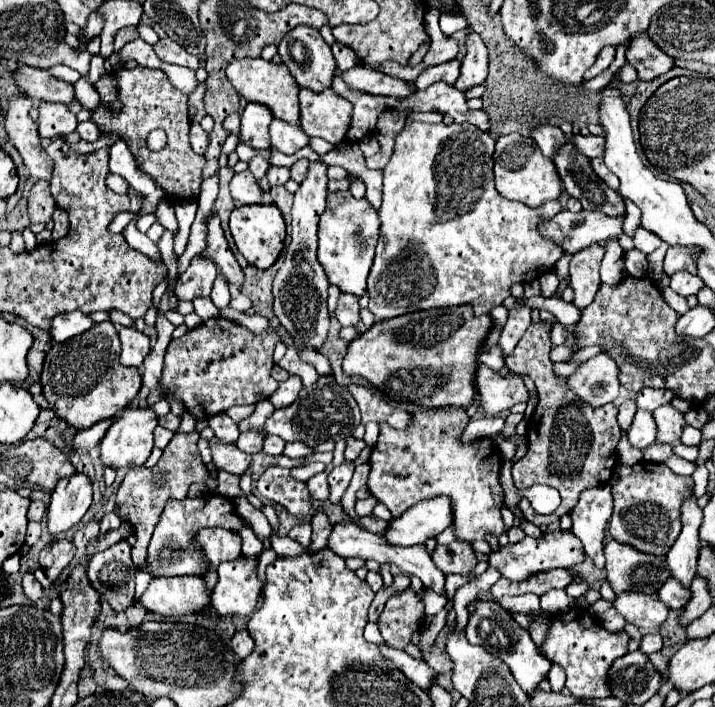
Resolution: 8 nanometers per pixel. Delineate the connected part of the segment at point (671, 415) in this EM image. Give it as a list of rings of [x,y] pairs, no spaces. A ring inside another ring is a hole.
[[[671,405],[657,407],[657,411],[653,411],[653,417],[657,421],[657,443],[673,443],[681,437],[685,421],[683,415]]]

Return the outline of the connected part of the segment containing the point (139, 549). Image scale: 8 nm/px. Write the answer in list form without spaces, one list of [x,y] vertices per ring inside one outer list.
[[[189,431],[189,433],[175,433],[169,445],[163,449],[163,455],[155,467],[133,467],[117,489],[117,505],[115,513],[121,517],[121,521],[129,523],[137,531],[137,541],[131,551],[131,559],[135,563],[135,569],[145,569],[147,567],[147,545],[151,541],[151,533],[155,525],[159,523],[161,511],[169,499],[185,499],[189,485],[191,483],[207,483],[209,491],[217,487],[217,481],[209,479],[207,467],[201,461],[201,455],[197,451],[197,439],[199,431]]]

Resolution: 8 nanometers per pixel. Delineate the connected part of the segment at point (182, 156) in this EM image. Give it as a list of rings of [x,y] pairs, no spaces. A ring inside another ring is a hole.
[[[135,67],[135,69],[115,69],[113,77],[117,79],[119,91],[117,97],[123,105],[123,109],[113,111],[103,101],[99,101],[97,109],[91,115],[91,121],[101,129],[103,135],[117,135],[123,139],[131,153],[137,159],[137,165],[143,173],[147,173],[159,189],[163,189],[165,197],[171,201],[177,199],[197,199],[199,197],[199,185],[203,181],[203,167],[207,163],[205,155],[197,155],[189,145],[189,111],[187,111],[187,95],[177,91],[167,75],[161,69],[149,69],[149,67]],[[163,129],[167,133],[167,145],[159,153],[147,151],[145,139],[149,131]]]

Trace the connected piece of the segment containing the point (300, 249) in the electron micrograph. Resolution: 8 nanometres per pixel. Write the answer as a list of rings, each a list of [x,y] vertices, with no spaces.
[[[311,161],[305,181],[295,193],[293,221],[291,221],[291,245],[285,255],[281,269],[273,281],[275,297],[275,317],[289,329],[297,345],[319,349],[329,331],[329,311],[327,311],[327,289],[329,279],[323,265],[317,261],[317,231],[319,217],[325,211],[327,199],[327,165],[321,161]]]

